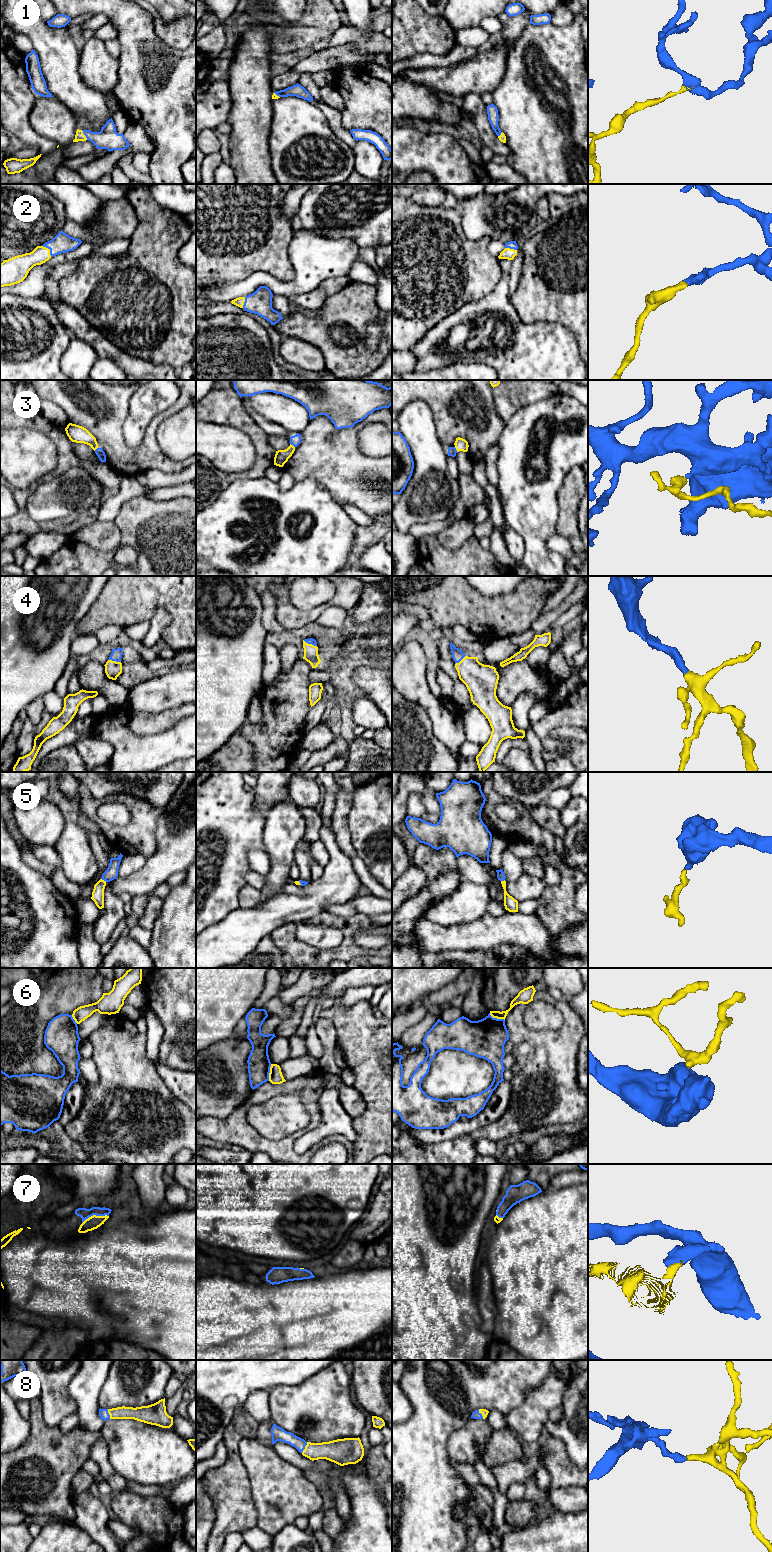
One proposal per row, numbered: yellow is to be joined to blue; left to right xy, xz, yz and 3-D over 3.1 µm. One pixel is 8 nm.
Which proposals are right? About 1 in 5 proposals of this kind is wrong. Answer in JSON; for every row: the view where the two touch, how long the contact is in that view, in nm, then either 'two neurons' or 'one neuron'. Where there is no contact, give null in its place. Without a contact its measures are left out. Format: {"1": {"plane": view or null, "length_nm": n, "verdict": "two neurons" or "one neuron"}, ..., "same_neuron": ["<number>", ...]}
{"1": {"plane": "xy", "length_nm": 90, "verdict": "one neuron"}, "2": {"plane": "xy", "length_nm": 120, "verdict": "one neuron"}, "3": {"plane": "xz", "length_nm": 50, "verdict": "one neuron"}, "4": {"plane": "xz", "length_nm": 120, "verdict": "one neuron"}, "5": {"plane": "xy", "length_nm": 50, "verdict": "one neuron"}, "6": {"plane": "xz", "length_nm": 140, "verdict": "two neurons"}, "7": {"plane": "xy", "length_nm": 220, "verdict": "one neuron"}, "8": {"plane": "xz", "length_nm": 100, "verdict": "one neuron"}, "same_neuron": ["1", "2", "3", "4", "5", "7", "8"]}

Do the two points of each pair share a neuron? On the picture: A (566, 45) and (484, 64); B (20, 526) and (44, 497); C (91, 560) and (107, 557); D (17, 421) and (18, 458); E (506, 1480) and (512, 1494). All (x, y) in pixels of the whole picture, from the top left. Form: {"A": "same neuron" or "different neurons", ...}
{"A": "different neurons", "B": "different neurons", "C": "same neuron", "D": "different neurons", "E": "different neurons"}

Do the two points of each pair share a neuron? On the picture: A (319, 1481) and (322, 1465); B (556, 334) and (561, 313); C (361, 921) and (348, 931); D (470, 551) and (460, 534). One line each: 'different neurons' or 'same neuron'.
A: same neuron
B: different neurons
C: same neuron
D: different neurons

